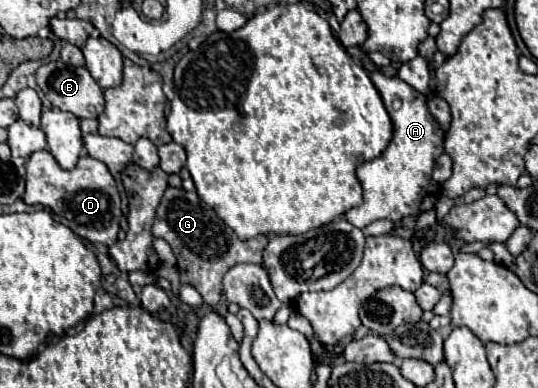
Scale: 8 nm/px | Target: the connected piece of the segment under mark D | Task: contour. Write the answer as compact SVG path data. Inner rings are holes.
M42 150L34 152L34 156L28 158L26 168L28 174L26 174L24 202L28 206L40 204L50 208L58 218L58 222L66 224L74 234L92 244L104 244L110 248L116 242L122 218L120 192L114 176L110 174L104 162L84 156L78 160L74 170L62 170L56 158L48 150Z

